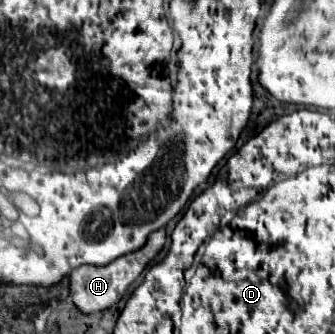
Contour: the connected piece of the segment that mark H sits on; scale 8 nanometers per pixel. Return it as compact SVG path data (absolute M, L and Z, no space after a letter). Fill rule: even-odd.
M155 230L153 234L149 234L145 246L141 250L135 250L133 254L125 254L117 260L113 260L109 266L79 266L71 272L71 294L73 294L73 304L85 312L99 312L105 310L109 306L113 306L115 302L121 300L121 296L125 294L125 290L131 286L131 282L145 270L145 266L155 258L155 254L163 248L165 244L165 230Z

